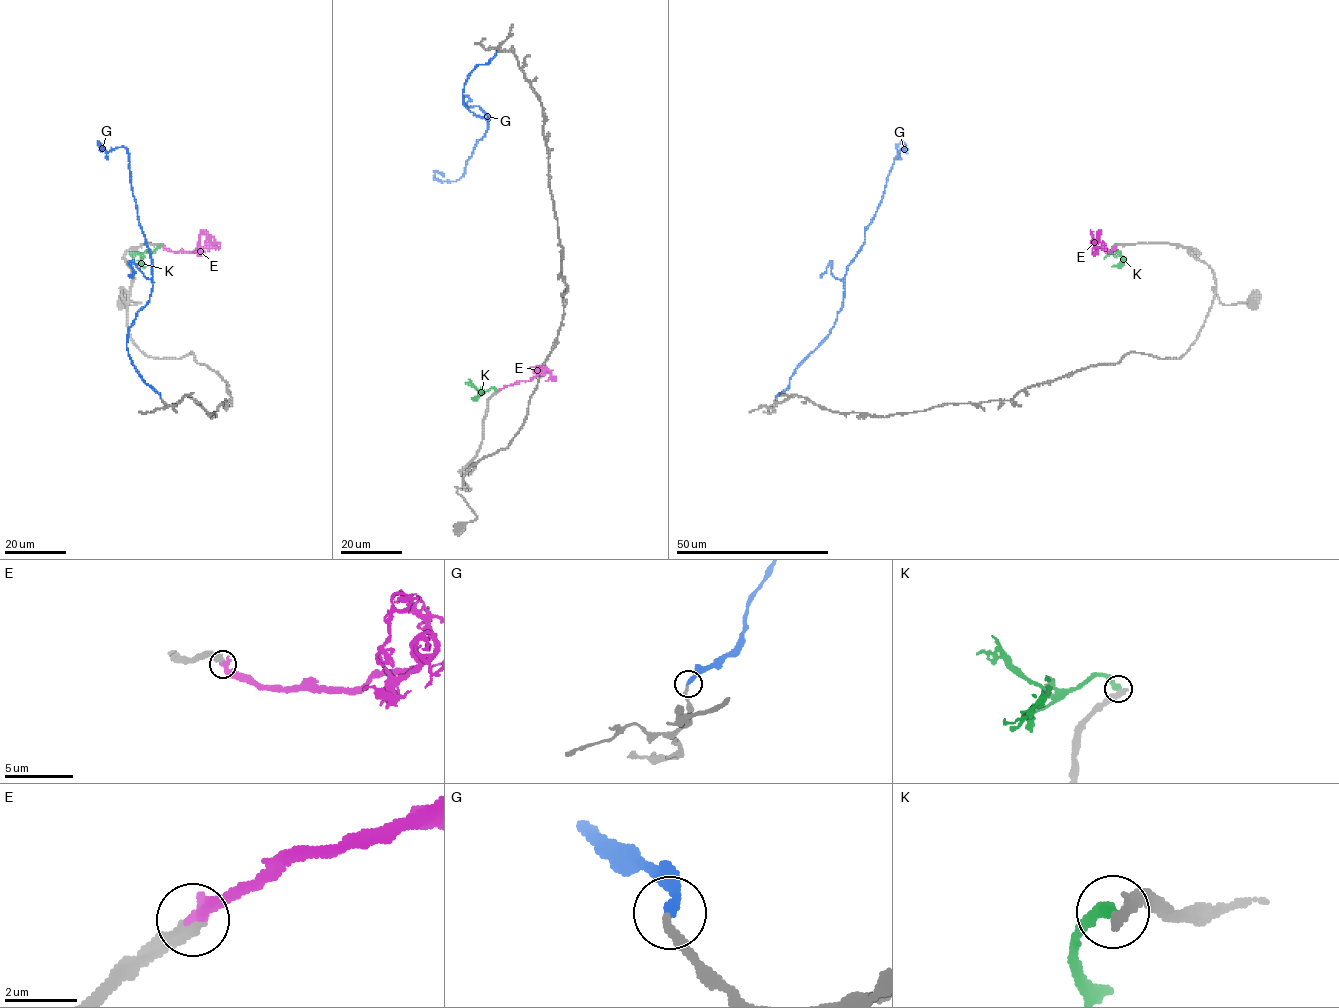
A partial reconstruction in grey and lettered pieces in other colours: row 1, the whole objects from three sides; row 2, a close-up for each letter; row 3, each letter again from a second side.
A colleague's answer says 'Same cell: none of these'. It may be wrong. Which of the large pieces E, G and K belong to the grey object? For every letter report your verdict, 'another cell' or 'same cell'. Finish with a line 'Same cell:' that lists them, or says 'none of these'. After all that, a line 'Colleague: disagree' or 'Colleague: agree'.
E: another cell
G: same cell
K: another cell
Same cell: G
Colleague: disagree

